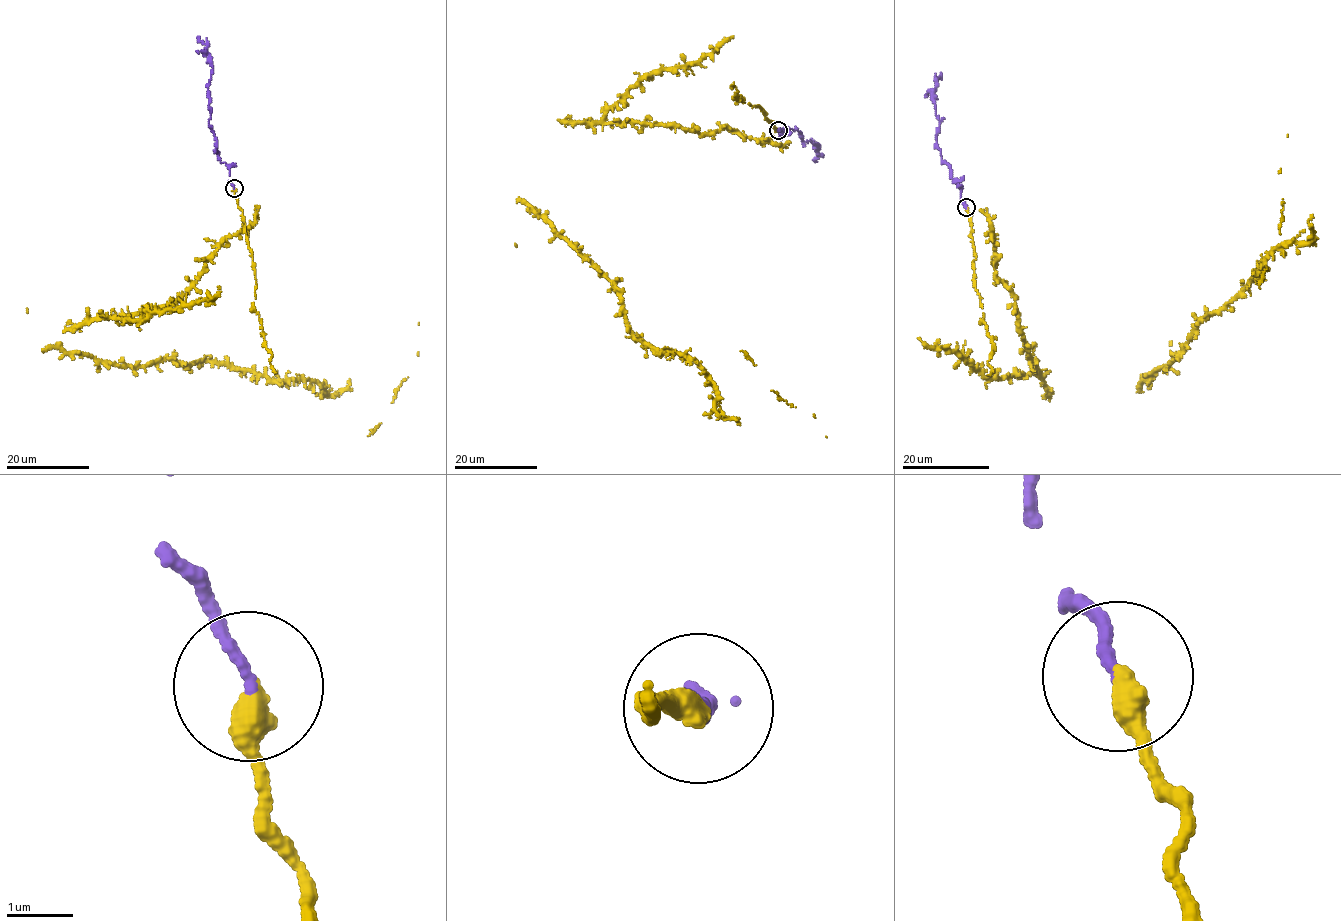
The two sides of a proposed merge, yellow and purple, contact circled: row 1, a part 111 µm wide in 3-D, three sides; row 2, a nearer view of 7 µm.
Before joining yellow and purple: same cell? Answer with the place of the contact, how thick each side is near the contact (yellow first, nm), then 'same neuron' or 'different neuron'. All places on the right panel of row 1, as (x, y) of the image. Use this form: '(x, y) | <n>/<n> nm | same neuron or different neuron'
(966, 207) | 400/150 nm | same neuron

